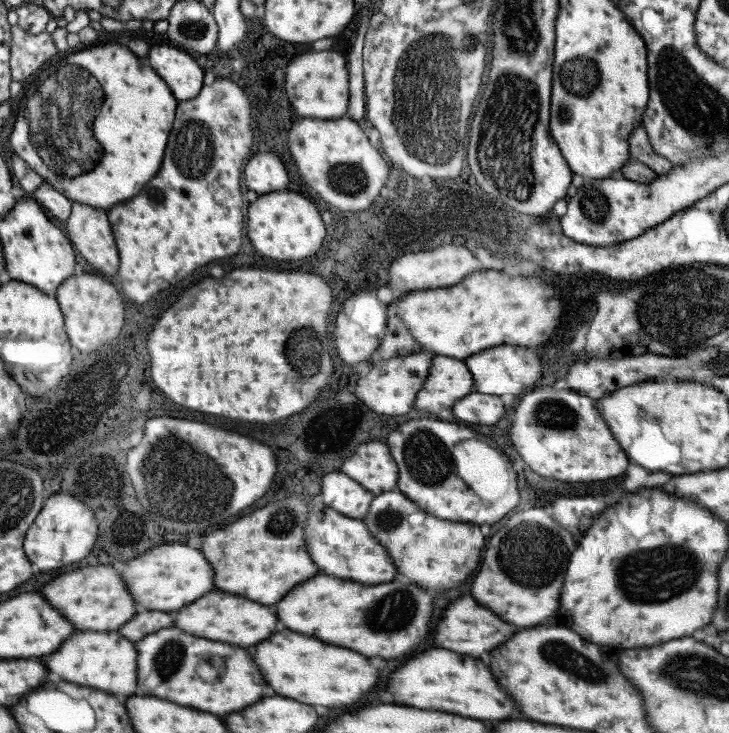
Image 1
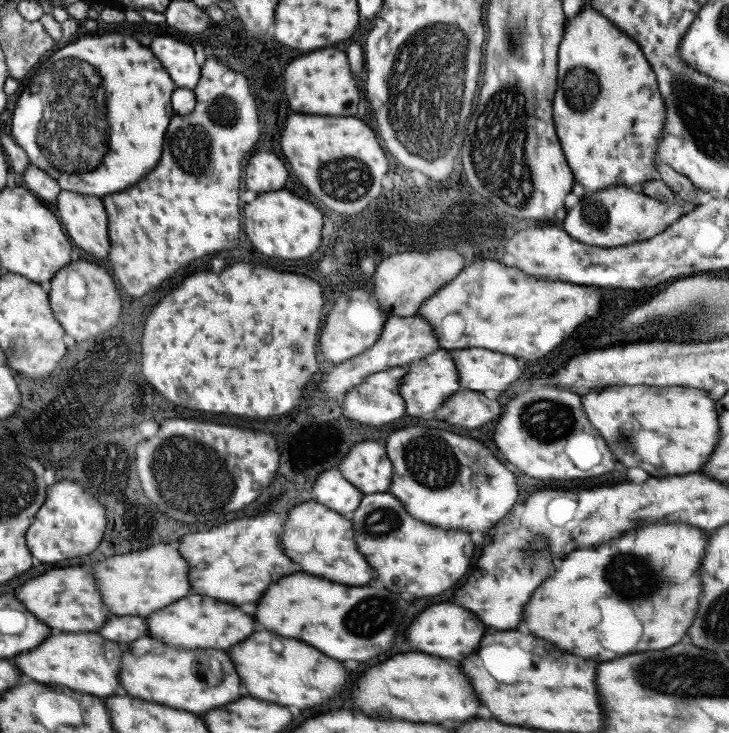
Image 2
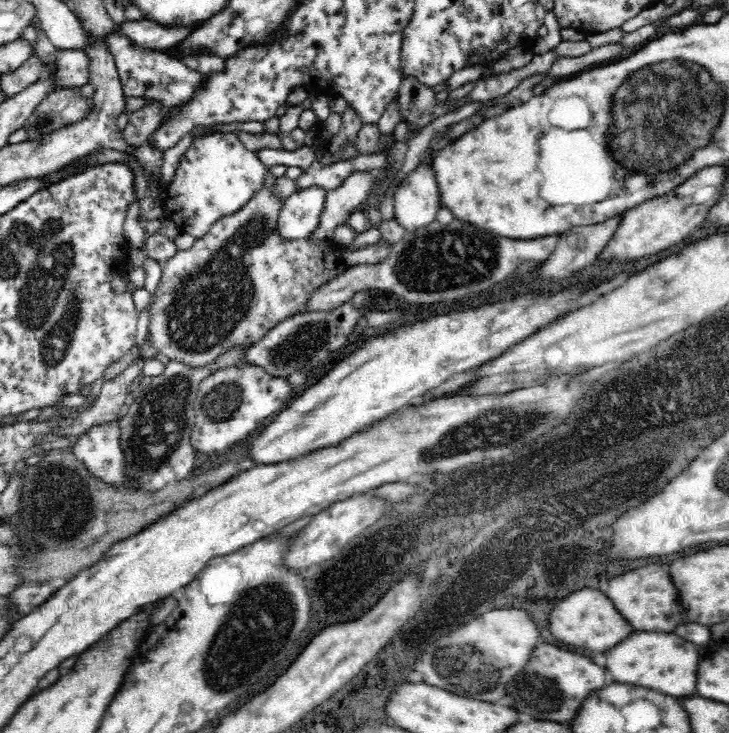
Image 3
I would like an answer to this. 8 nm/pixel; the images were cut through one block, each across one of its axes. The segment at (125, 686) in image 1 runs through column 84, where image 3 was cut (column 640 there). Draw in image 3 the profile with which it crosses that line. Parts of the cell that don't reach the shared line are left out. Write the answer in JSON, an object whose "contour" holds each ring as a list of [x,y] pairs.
{"contour":[[[632,632],[606,654],[606,670],[616,682],[638,684],[644,688],[660,690],[670,696],[688,696],[696,688],[698,654],[692,642],[676,634],[662,632]]]}

